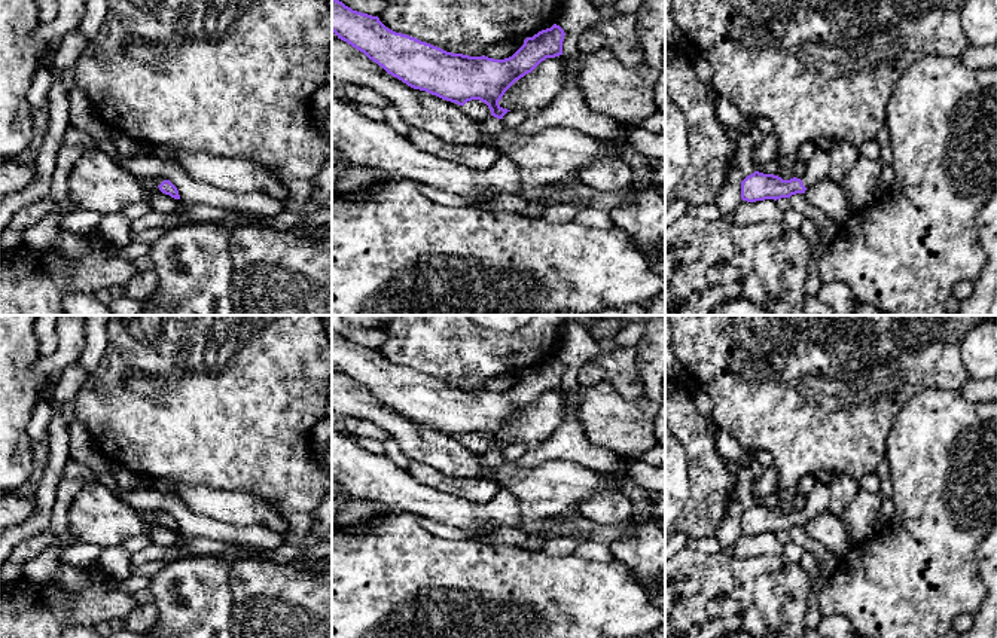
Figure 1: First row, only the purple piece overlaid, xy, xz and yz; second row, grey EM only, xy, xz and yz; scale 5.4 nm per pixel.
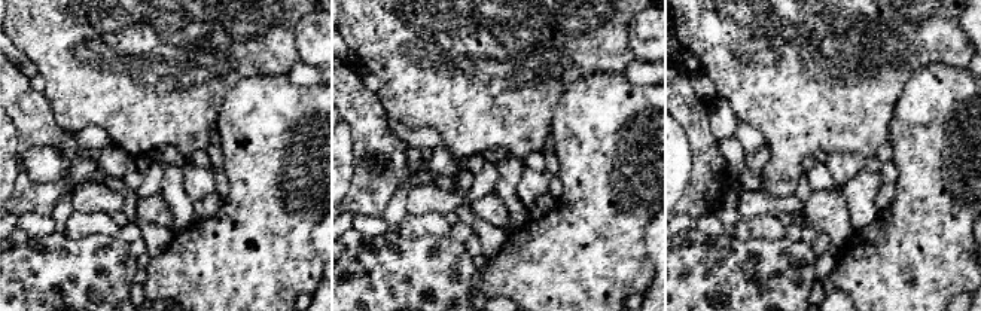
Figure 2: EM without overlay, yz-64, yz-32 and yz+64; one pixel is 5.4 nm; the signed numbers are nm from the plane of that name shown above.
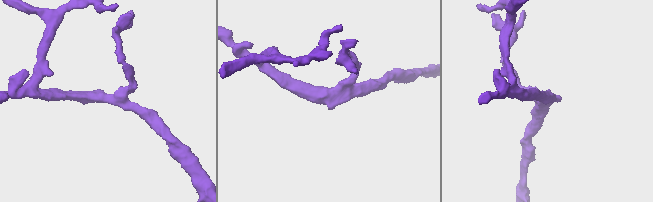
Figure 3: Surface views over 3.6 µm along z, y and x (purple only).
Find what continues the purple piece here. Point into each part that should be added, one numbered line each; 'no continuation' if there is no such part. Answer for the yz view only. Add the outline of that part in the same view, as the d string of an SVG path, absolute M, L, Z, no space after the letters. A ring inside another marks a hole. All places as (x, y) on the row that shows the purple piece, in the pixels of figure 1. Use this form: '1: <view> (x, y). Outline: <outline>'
1: yz (819, 165). Outline: M817 149L817 152L807 161L807 170L801 178L805 187L810 187L815 181L829 177L830 156L826 150Z

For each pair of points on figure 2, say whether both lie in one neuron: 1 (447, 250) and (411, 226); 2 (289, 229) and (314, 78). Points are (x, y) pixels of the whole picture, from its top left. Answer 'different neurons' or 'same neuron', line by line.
1: different neurons
2: different neurons

